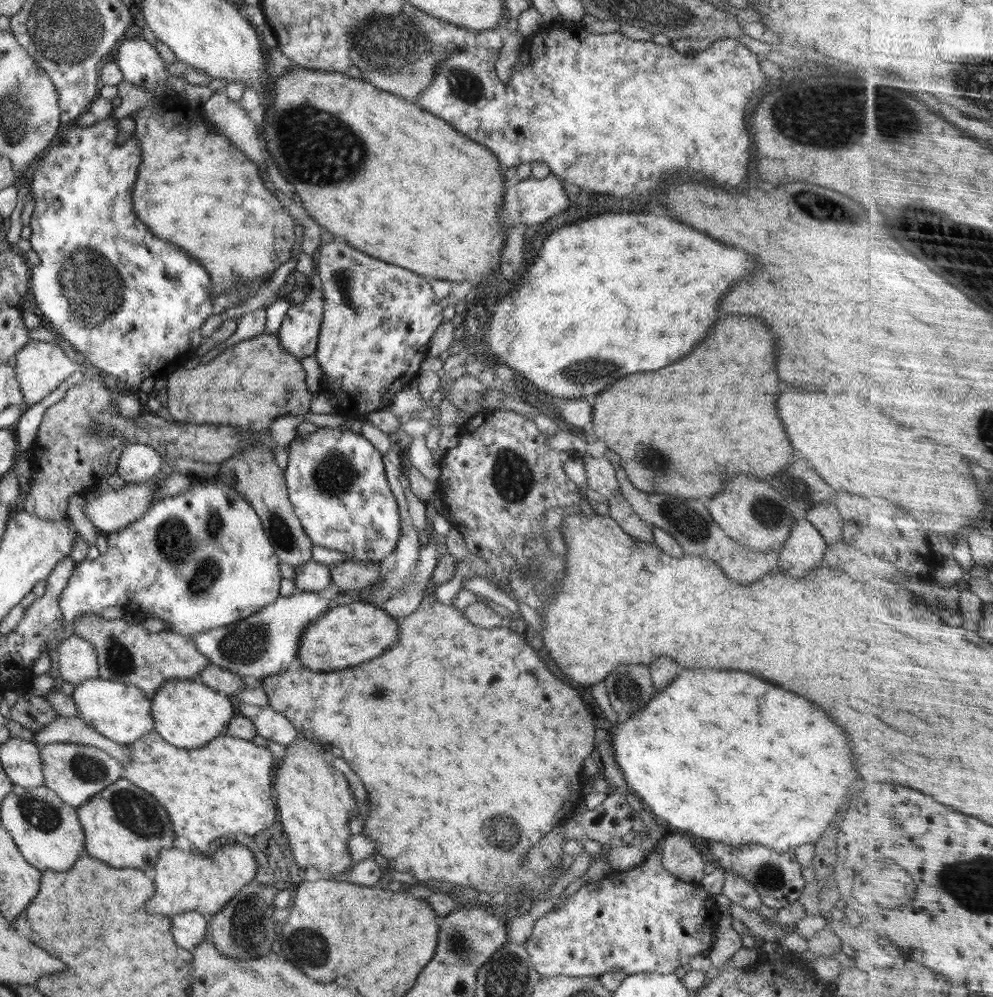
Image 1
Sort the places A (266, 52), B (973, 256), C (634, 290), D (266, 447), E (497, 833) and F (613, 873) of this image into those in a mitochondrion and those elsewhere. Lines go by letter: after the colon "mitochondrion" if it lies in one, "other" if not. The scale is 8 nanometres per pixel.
A: other
B: mitochondrion
C: other
D: other
E: mitochondrion
F: other

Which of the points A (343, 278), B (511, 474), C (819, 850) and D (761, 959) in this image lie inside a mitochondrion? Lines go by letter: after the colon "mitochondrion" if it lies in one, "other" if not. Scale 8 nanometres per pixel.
A: mitochondrion
B: mitochondrion
C: other
D: other

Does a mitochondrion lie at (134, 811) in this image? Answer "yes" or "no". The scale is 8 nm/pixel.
yes

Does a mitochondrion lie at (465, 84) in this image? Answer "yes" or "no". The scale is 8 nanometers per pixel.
yes

